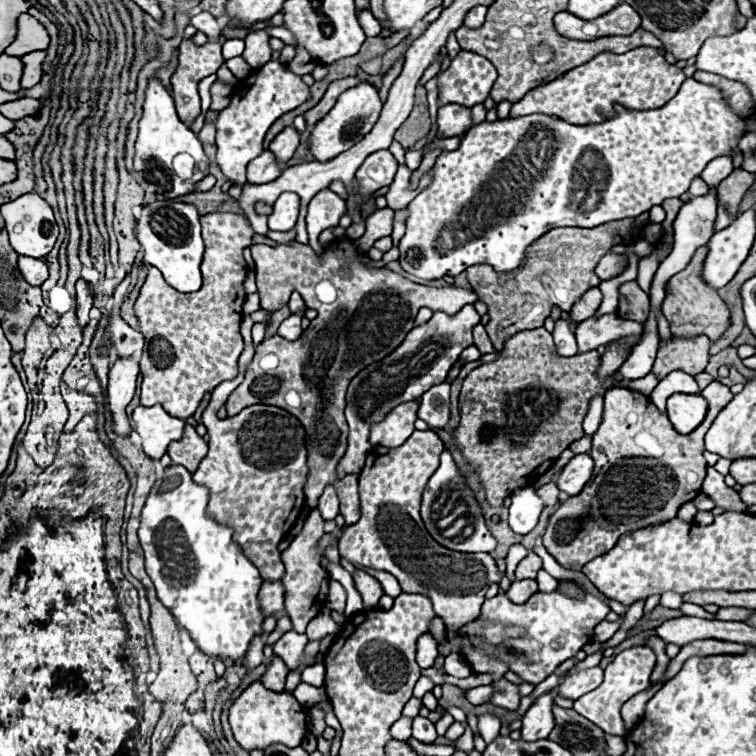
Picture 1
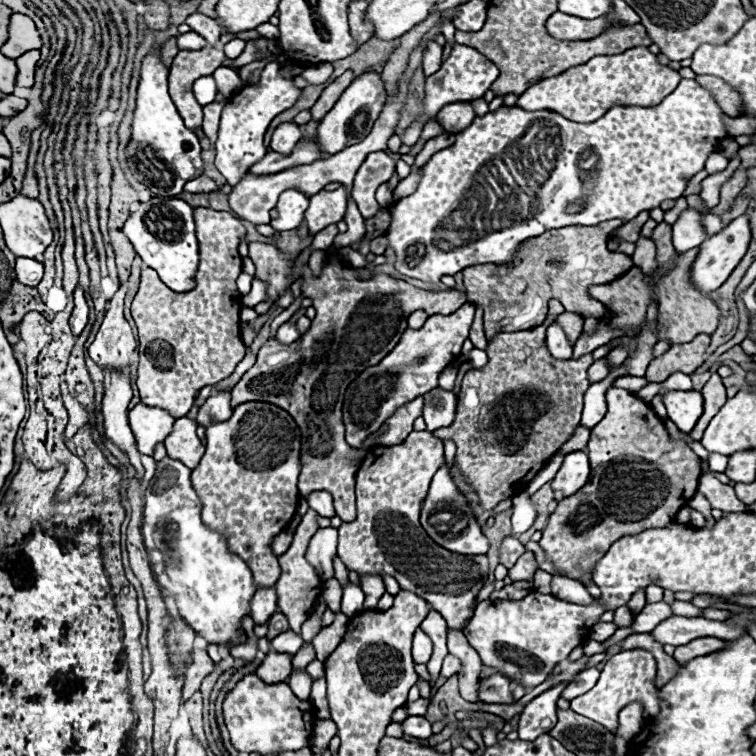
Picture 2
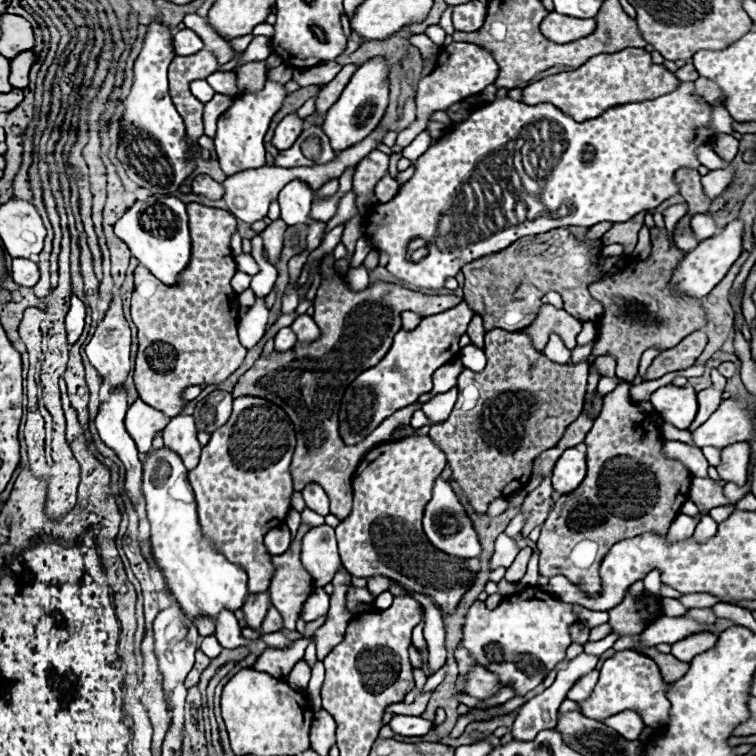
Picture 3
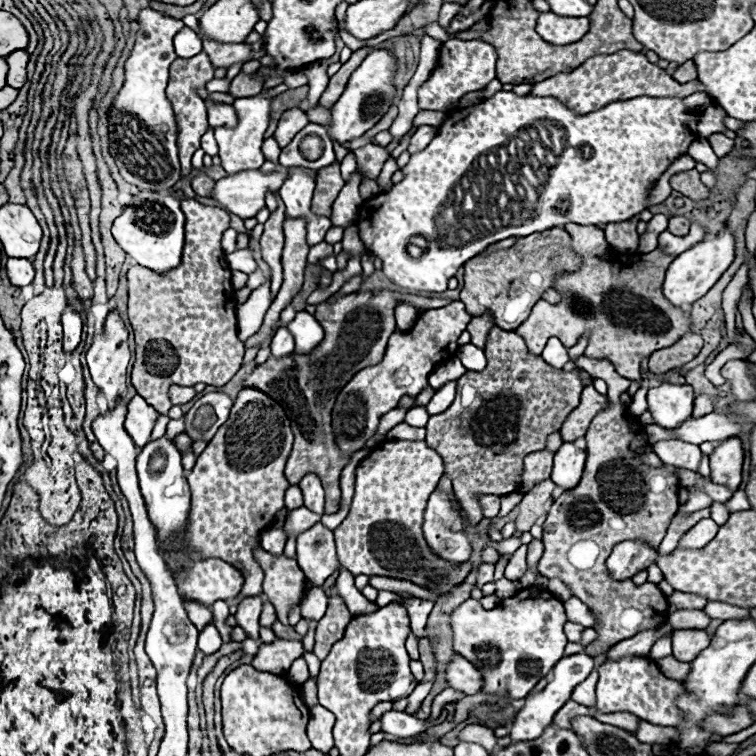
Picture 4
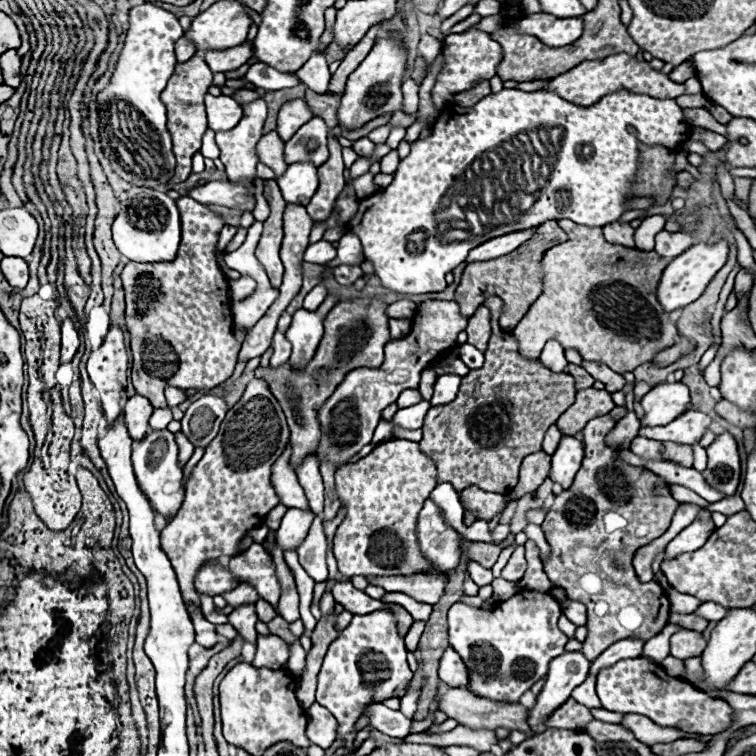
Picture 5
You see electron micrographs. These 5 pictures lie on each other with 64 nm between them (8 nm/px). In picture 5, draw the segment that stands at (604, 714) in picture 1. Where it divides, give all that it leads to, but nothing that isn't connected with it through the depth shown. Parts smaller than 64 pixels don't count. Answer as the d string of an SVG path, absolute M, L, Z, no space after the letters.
M646 658L620 660L618 664L604 668L596 680L596 692L604 710L620 714L640 714L664 728L678 728L692 734L720 734L734 722L734 710L728 702L712 700L704 692L680 678L668 676L658 664Z

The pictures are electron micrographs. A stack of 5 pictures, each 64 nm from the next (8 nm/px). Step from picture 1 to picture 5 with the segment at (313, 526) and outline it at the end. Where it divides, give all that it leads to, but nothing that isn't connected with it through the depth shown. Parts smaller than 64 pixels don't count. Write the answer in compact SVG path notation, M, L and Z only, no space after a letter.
M254 542L242 556L232 558L228 568L240 582L254 584L260 598L268 600L274 608L278 608L282 586L276 576L276 564L272 556L262 548L262 544Z

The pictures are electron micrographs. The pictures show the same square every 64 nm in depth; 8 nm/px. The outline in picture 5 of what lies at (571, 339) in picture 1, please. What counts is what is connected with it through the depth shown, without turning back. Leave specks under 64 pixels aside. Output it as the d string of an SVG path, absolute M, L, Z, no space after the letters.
M548 340L540 354L540 362L554 372L564 372L568 366L568 360L564 356L562 344L558 344L558 340Z

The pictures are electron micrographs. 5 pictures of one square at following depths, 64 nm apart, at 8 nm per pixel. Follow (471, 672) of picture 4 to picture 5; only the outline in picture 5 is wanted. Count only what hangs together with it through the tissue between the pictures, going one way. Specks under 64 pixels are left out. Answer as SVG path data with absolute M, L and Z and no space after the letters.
M448 648L440 660L440 680L452 688L466 688L466 684L470 684L468 668L452 648Z

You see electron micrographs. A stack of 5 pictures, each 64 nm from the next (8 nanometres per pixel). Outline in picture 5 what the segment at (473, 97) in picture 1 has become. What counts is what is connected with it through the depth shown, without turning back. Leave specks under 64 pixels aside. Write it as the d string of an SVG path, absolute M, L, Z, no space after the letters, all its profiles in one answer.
M480 30L446 36L442 42L442 54L444 54L444 66L442 66L440 74L436 76L436 84L432 88L432 104L438 110L442 110L446 104L452 104L456 94L474 88L476 82L494 78L496 66L502 60L500 44L494 42L486 32L480 32Z

